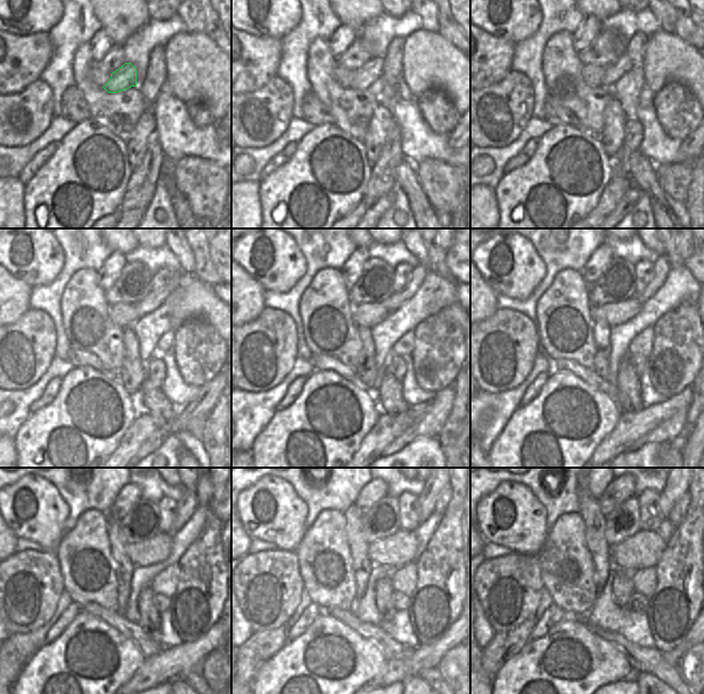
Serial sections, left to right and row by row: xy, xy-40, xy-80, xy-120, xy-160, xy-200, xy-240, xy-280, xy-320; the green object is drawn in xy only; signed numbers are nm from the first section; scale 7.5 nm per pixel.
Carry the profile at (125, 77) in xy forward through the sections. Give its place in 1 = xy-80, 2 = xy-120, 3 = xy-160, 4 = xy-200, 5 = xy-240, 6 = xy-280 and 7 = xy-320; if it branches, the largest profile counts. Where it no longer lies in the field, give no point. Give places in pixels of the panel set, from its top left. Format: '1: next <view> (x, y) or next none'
1: next xy-80 (614, 71)
2: next xy-120 (155, 299)
3: next xy-160 (419, 272)
4: next xy-200 (661, 268)
5: next xy-240 (186, 506)
6: next xy-280 (427, 500)
7: next xy-320 (674, 489)

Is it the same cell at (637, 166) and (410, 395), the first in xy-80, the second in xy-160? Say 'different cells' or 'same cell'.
different cells

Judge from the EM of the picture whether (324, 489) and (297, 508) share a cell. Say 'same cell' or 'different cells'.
different cells

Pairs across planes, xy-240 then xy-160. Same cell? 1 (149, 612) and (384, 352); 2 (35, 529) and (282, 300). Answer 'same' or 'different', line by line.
1: different
2: different

